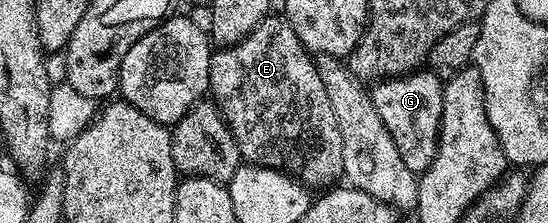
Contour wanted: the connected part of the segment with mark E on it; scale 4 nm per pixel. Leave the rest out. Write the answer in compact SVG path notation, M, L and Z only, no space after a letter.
M284 16L265 17L247 39L218 48L209 59L208 92L225 114L242 162L280 169L306 187L329 187L342 180L343 139L339 135L335 111L331 111L331 99L327 99L327 91L323 91L316 60L303 47L299 35L295 35Z

